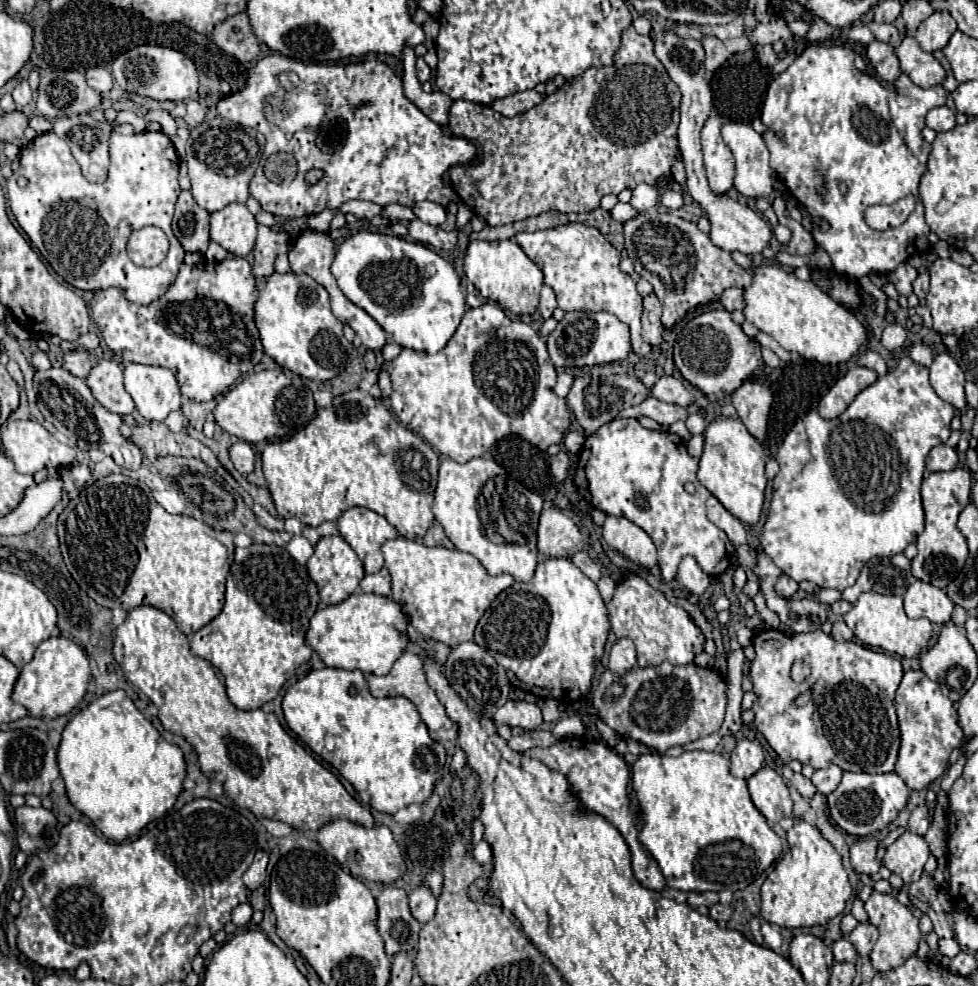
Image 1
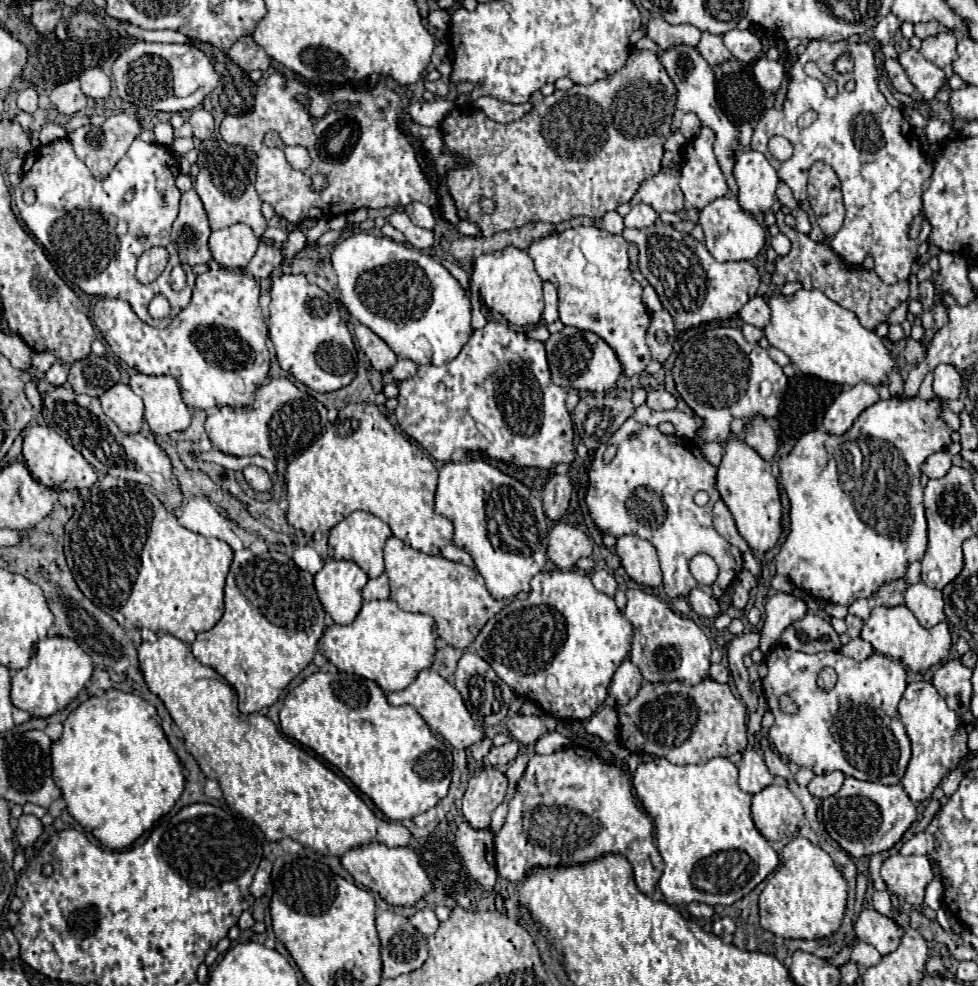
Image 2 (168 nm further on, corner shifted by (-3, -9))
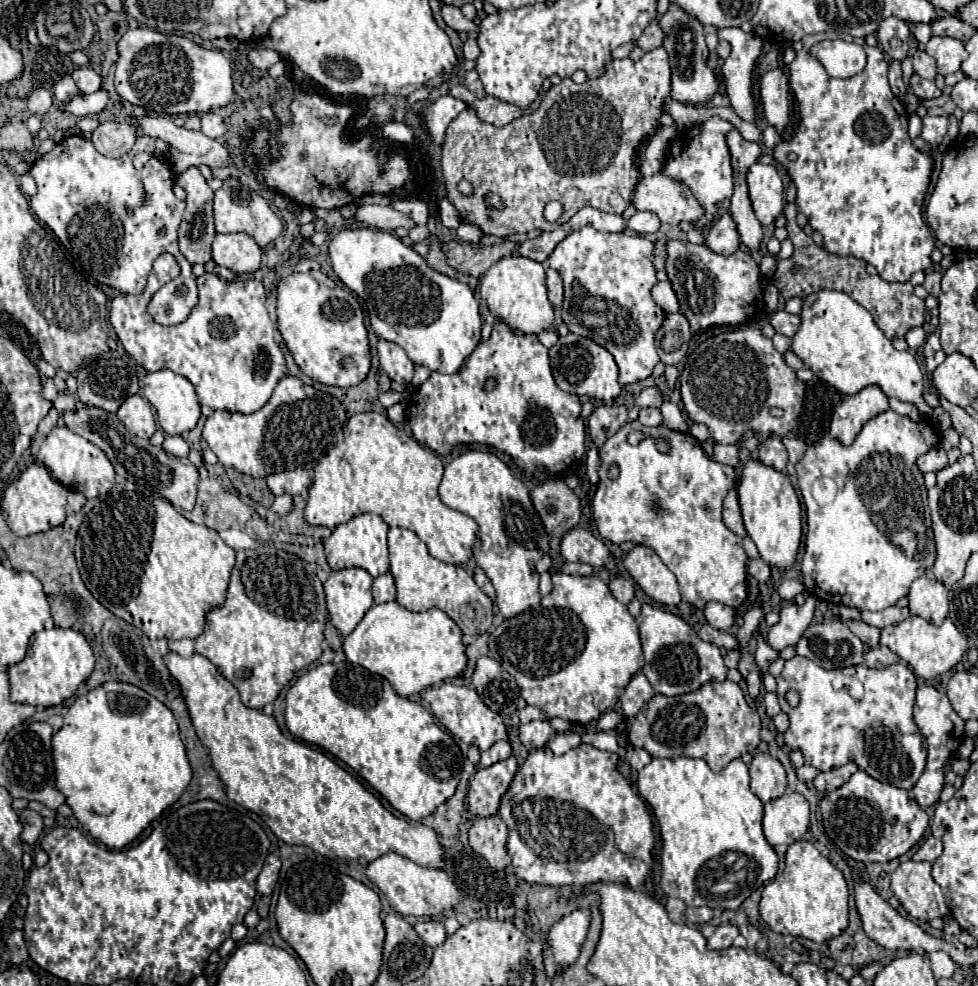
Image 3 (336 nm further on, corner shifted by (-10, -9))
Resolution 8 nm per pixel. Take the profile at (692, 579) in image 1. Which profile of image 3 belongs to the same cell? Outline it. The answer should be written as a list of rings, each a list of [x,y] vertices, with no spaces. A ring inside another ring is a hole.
[[[708,602],[704,608],[704,618],[710,626],[718,630],[728,630],[734,624],[734,610],[720,602]]]

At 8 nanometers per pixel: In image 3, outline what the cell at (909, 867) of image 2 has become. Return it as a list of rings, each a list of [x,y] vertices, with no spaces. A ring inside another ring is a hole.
[[[902,862],[890,876],[890,890],[900,900],[904,910],[922,922],[944,918],[948,908],[940,886],[932,878],[932,864],[928,862]]]

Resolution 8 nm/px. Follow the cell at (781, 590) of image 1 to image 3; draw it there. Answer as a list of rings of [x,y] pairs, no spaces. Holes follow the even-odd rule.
[[[808,596],[802,606],[794,602],[782,602],[780,620],[770,628],[766,642],[778,652],[786,646],[794,646],[804,634],[804,630],[810,626],[814,618],[814,610],[816,610],[814,596]]]

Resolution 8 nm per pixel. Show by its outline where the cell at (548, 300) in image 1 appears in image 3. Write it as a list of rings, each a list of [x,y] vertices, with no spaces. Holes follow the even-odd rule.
[[[552,268],[546,270],[546,276],[548,276],[548,282],[546,282],[546,286],[548,286],[548,300],[550,300],[550,304],[554,308],[560,308],[562,306],[562,278]]]

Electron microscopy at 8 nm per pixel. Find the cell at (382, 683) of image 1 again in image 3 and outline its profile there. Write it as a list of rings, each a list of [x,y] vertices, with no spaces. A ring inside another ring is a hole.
[[[440,682],[424,692],[420,692],[420,698],[430,706],[430,712],[440,720],[444,728],[448,728],[454,736],[458,736],[468,746],[478,746],[480,750],[488,750],[494,742],[508,738],[506,736],[506,724],[502,716],[488,710],[474,688],[470,686],[458,686],[452,682]]]

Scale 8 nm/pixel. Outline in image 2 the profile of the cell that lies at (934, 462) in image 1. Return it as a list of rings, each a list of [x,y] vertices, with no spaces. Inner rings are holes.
[[[943,450],[943,452],[931,454],[931,456],[923,462],[921,472],[923,472],[925,476],[929,476],[929,478],[941,478],[941,476],[945,476],[945,472],[947,472],[949,468],[951,468],[951,454],[949,454],[947,450]]]

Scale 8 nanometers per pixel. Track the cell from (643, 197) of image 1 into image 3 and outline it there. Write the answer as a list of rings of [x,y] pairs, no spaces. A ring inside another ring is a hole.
[[[636,212],[628,220],[628,228],[638,234],[652,234],[660,228],[660,218],[654,212]]]

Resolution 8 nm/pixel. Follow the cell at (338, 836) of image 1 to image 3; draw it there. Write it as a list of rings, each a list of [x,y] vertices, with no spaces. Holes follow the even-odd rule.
[[[396,852],[382,854],[374,862],[370,862],[364,868],[364,872],[366,872],[368,880],[374,882],[380,888],[380,892],[386,894],[390,906],[404,916],[438,916],[440,912],[444,912],[460,902],[460,890],[446,876],[444,870],[418,866],[416,862],[404,858]]]

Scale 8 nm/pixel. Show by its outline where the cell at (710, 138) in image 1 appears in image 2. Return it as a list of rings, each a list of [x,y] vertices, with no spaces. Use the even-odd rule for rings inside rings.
[[[701,128],[701,132],[683,150],[683,166],[681,166],[679,186],[683,190],[685,206],[689,210],[703,210],[709,202],[713,202],[715,198],[721,198],[729,192],[725,176],[719,168],[715,152],[713,152],[713,140],[715,140],[713,130]]]

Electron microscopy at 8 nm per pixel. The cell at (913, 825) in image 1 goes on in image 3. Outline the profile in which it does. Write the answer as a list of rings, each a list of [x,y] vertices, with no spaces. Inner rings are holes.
[[[928,836],[924,840],[924,844],[918,848],[918,852],[912,856],[912,860],[926,860],[926,862],[934,862],[938,856],[942,854],[942,842],[934,836]]]

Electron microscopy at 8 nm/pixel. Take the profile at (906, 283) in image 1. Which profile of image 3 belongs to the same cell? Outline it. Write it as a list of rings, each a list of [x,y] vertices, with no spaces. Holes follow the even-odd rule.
[[[786,204],[784,216],[786,216],[788,238],[794,244],[794,254],[788,260],[778,260],[778,270],[772,278],[772,282],[786,300],[792,296],[806,298],[808,294],[812,294],[820,288],[822,290],[840,290],[872,314],[876,326],[886,334],[886,338],[904,336],[908,328],[924,324],[924,312],[926,312],[924,300],[914,296],[914,288],[910,282],[904,282],[904,284],[886,282],[878,274],[868,274],[864,260],[852,258],[852,256],[836,256],[836,254],[824,250],[822,246],[814,244],[814,240],[810,236],[806,236],[804,230],[796,224],[796,206],[794,204]]]

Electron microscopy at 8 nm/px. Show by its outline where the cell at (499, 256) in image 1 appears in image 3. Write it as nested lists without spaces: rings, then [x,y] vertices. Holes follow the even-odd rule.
[[[518,254],[500,258],[482,276],[480,296],[488,302],[492,316],[496,316],[506,324],[512,324],[524,334],[540,334],[542,330],[548,330],[554,322],[554,308],[546,296],[544,266],[536,260],[530,260]]]

